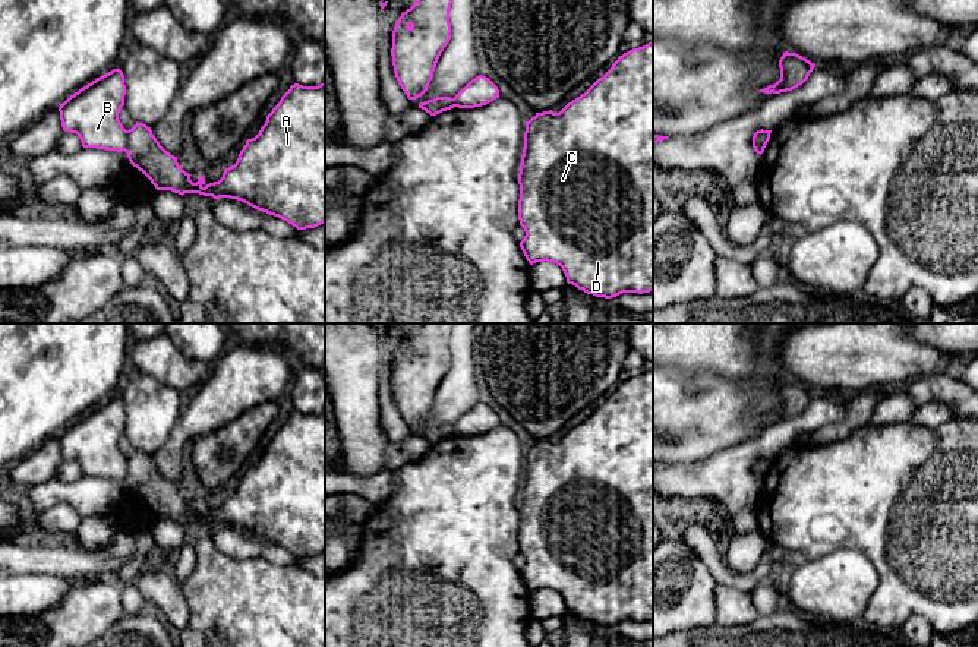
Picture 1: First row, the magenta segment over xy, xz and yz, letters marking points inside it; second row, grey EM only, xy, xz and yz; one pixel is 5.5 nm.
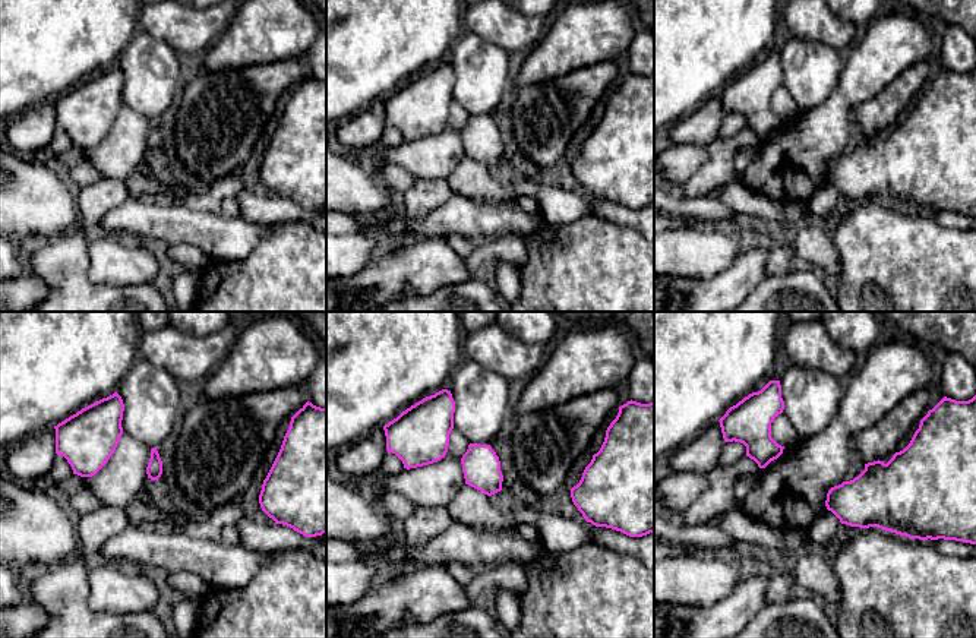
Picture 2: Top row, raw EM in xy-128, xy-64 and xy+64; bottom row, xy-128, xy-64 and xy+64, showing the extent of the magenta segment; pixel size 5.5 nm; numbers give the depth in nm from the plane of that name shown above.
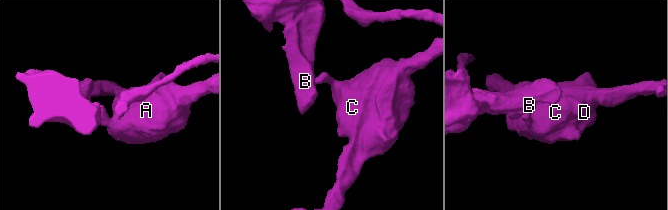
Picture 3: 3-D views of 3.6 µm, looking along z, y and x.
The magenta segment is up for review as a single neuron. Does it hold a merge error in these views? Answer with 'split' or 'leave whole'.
split

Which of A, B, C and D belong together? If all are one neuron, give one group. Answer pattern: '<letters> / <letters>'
A C D / B

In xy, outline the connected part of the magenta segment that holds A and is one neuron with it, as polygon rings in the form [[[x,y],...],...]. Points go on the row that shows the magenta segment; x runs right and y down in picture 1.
[[[325,82],[318,86],[294,83],[266,116],[259,133],[246,141],[234,165],[224,170],[218,182],[190,180],[180,168],[177,157],[167,152],[151,127],[138,123],[127,130],[124,149],[133,167],[142,171],[157,190],[179,195],[199,193],[214,199],[237,199],[249,206],[278,217],[297,230],[315,228],[325,222]]]

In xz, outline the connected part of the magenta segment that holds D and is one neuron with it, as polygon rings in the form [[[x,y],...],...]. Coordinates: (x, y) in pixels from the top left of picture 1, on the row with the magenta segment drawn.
[[[653,41],[619,56],[602,78],[559,113],[552,110],[536,113],[526,121],[518,184],[518,220],[526,231],[520,247],[530,265],[545,261],[553,262],[562,268],[568,284],[596,297],[612,299],[622,293],[653,291]]]

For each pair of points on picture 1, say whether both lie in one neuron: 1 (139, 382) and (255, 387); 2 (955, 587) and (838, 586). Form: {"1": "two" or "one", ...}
{"1": "two", "2": "two"}

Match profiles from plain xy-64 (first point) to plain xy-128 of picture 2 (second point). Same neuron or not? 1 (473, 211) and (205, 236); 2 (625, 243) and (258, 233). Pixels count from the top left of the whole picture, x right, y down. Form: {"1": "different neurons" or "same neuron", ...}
{"1": "same neuron", "2": "different neurons"}

